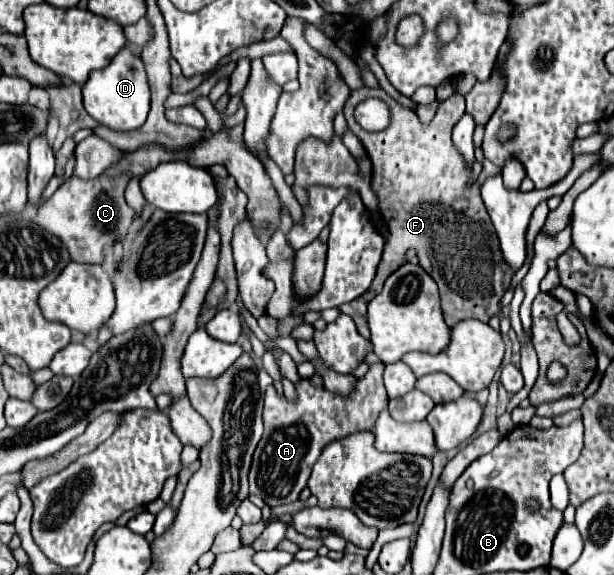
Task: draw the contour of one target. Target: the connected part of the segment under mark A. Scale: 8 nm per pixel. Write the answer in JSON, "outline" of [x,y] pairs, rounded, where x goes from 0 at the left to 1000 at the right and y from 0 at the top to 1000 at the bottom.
{"outline":[[[607,633],[598,654],[581,664],[581,675],[568,692],[539,685],[529,675],[510,675],[503,661],[490,661],[484,668],[484,685],[487,692],[477,703],[464,692],[454,692],[445,668],[432,682],[432,755],[412,793],[406,842],[409,859],[422,863],[438,880],[480,873],[490,852],[500,845],[507,814],[523,793],[526,779],[575,751],[607,748],[614,723],[634,699],[624,671],[624,633]]]}

